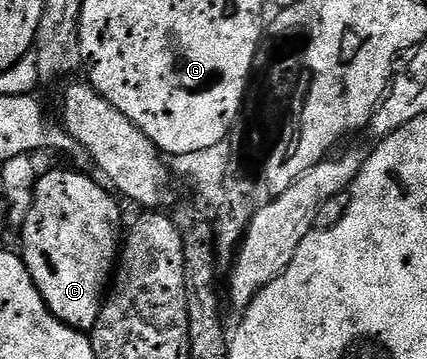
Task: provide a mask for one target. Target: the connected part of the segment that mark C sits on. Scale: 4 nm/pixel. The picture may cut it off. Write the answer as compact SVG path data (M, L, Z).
M59 168L56 172L44 171L38 177L33 206L21 229L21 255L52 314L70 328L90 333L113 280L125 224L123 228L120 201L102 188L94 175L70 171Z

